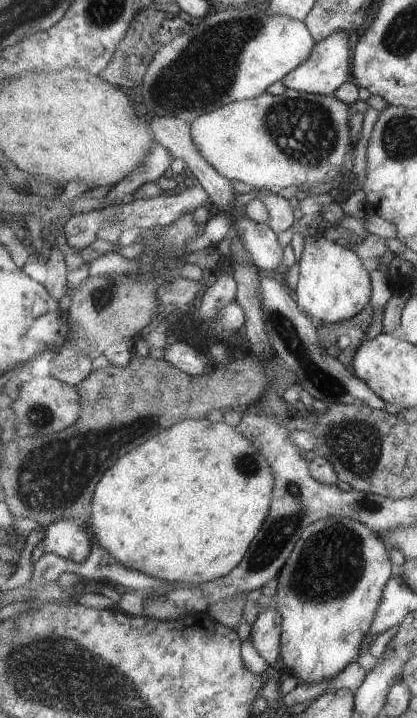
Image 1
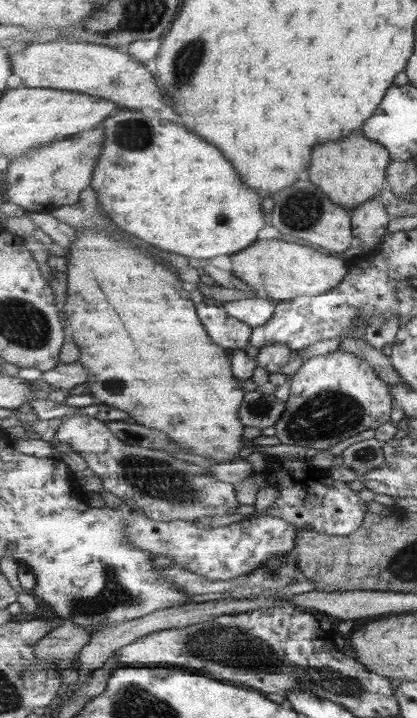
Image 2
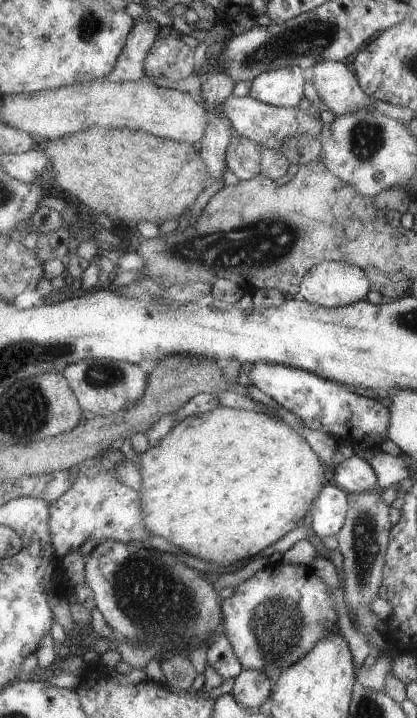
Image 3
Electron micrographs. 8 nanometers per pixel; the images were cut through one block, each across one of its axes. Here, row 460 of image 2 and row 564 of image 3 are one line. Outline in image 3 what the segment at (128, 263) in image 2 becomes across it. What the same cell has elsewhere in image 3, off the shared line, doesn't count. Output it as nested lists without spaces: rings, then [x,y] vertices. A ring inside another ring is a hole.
[[[219,407],[211,413],[195,415],[175,424],[170,433],[156,447],[148,448],[140,455],[140,460],[143,482],[139,492],[142,496],[142,509],[146,525],[155,535],[162,536],[172,544],[179,546],[186,554],[219,566],[233,566],[235,563],[253,558],[261,550],[269,548],[271,544],[275,544],[277,540],[287,536],[291,530],[299,527],[330,479],[330,473],[325,467],[325,463],[319,458],[306,436],[295,430],[295,427],[266,413],[230,407]]]

